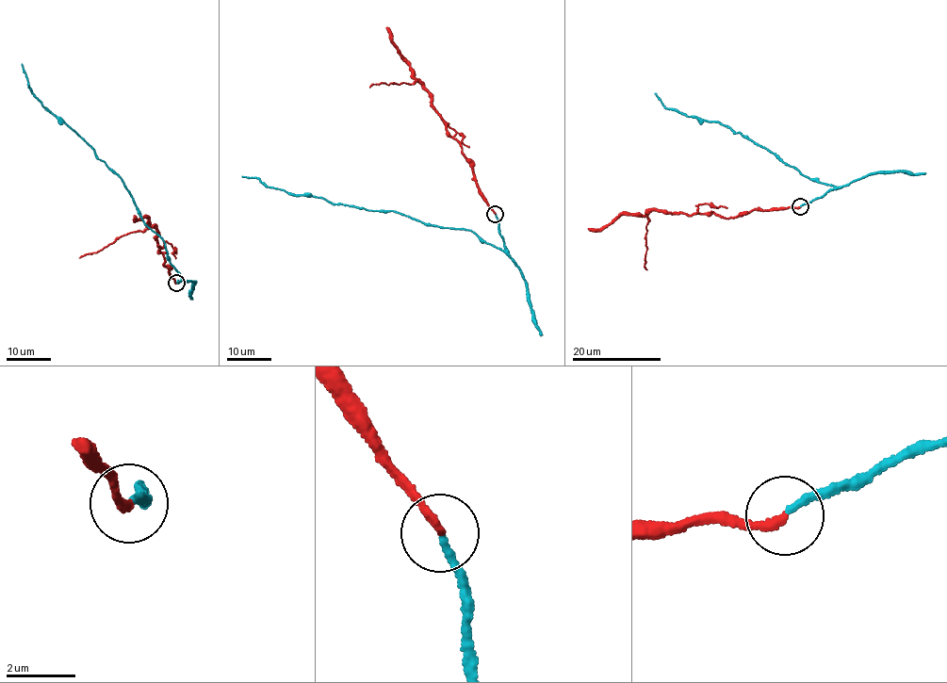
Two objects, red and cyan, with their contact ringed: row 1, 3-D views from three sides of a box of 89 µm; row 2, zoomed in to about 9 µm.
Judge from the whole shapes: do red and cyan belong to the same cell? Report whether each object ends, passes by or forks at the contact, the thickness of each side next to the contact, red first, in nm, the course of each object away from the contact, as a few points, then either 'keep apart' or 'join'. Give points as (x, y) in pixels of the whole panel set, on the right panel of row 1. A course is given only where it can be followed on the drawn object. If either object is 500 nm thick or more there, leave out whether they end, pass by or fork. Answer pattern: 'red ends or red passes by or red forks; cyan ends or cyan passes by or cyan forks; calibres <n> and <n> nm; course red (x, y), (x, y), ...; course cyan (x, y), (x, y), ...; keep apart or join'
red ends; cyan ends; calibres 240 and 220 nm; course red (800, 206), (756, 208), (723, 218), (711, 213), (652, 211), (646, 216), (644, 234), (646, 270); course cyan (800, 206), (820, 198), (834, 187), (801, 173), (726, 126), (701, 121), (664, 106), (655, 93); join

